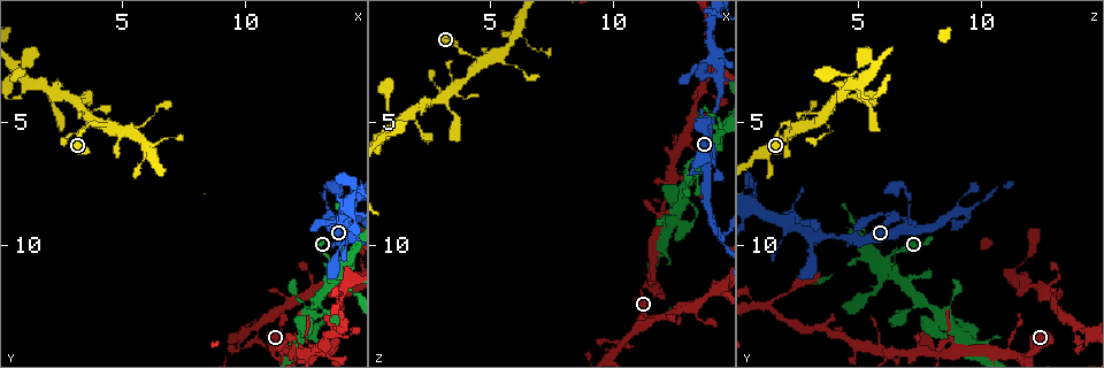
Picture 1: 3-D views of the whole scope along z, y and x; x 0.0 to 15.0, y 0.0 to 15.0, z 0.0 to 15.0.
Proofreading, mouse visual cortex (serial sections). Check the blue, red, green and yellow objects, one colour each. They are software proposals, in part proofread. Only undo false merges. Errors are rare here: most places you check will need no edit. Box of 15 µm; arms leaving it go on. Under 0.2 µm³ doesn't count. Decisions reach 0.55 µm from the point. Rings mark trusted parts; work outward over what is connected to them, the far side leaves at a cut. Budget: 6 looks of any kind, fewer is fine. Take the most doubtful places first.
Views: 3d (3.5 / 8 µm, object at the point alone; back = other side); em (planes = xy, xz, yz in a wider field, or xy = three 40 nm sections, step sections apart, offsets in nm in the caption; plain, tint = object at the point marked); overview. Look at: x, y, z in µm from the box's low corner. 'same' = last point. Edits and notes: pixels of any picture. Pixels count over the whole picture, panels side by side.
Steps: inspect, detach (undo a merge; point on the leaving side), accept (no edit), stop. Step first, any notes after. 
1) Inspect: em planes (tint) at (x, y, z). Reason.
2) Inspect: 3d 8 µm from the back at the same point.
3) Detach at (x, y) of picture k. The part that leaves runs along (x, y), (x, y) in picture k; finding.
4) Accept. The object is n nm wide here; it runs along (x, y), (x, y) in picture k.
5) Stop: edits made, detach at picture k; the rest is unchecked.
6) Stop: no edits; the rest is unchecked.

Inspect: 3d 3.5 µm from the back at (14.3, 8.7, 9.4).

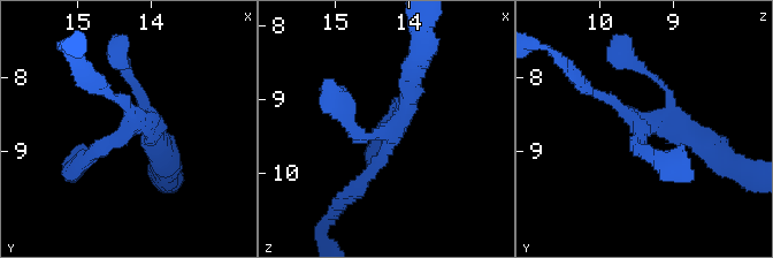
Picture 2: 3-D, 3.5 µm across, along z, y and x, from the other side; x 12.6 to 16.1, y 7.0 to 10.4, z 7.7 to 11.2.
Inspect: em xy step 5 (tint) at (14.25, 8.65, 9.50). Shape alone is not enough.

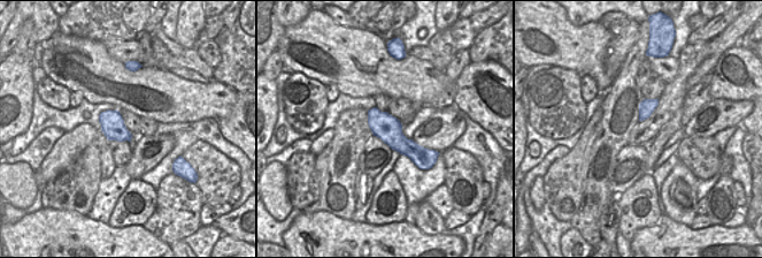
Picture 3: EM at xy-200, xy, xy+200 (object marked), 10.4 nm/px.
Inspect: em planes (tint) at the same point. Cut it another way.

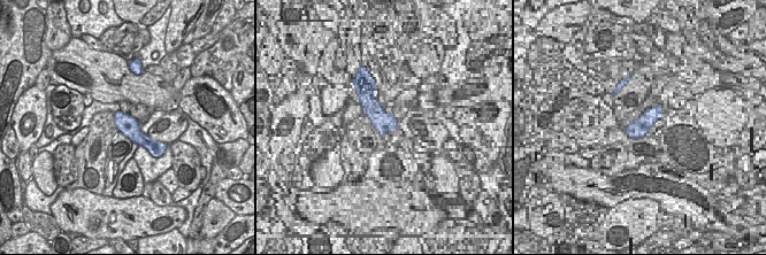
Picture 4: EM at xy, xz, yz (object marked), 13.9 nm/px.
Accept. It runs along (415, 71), (391, 133), (362, 136), (338, 106) in picture 2; one cell here.

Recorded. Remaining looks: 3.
Inspect: 3d 8 µm at (12.9, 14.3, 5.9). Four arms meet.

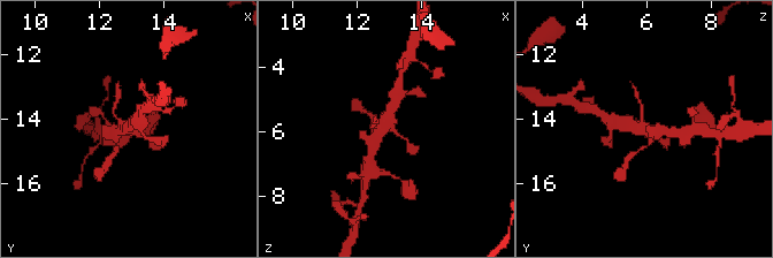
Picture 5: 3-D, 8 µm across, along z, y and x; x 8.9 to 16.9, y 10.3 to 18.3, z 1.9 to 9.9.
Inspect: em xy step 3 (tint) at (12.8, 14.3, 5.9).

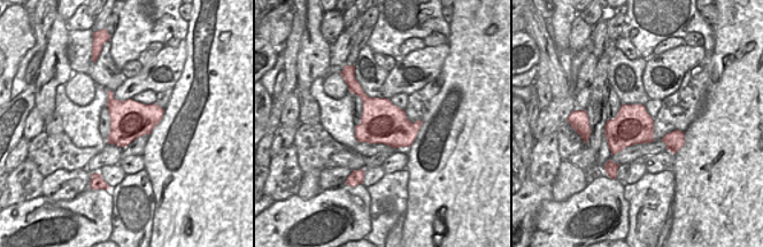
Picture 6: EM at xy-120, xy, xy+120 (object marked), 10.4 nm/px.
Accept. It runs along (368, 157), (395, 100) in picture 5; continuous, no second cell.

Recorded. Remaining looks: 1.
Stop: no edits; the rest is unchecked.

